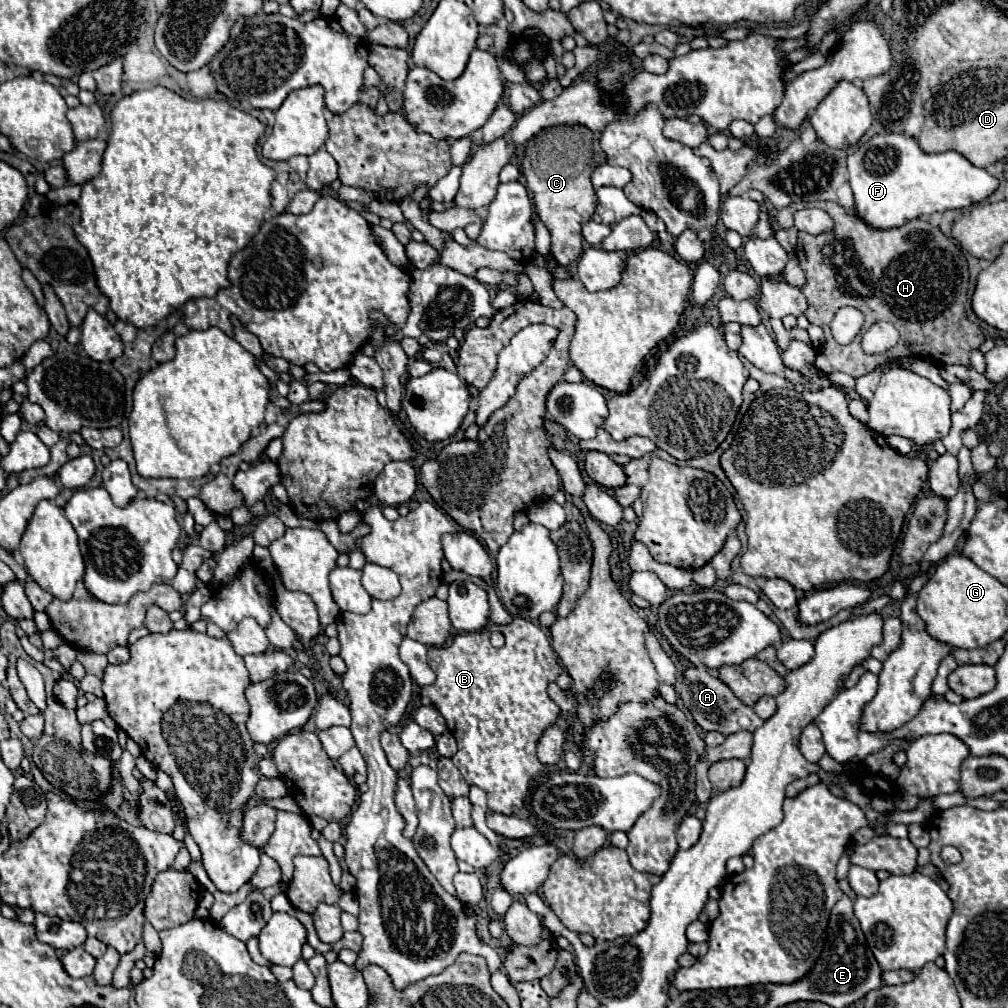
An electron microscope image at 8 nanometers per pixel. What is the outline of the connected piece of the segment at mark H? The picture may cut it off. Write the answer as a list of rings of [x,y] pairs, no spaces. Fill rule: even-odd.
[[[836,202],[790,204],[788,208],[782,208],[778,212],[778,216],[776,216],[778,224],[784,230],[792,228],[794,212],[800,210],[800,208],[822,208],[832,216],[832,220],[836,224],[834,232],[828,232],[828,234],[812,236],[812,234],[806,234],[806,232],[798,232],[798,246],[796,246],[796,256],[798,256],[800,268],[806,274],[806,284],[802,288],[802,292],[808,300],[806,318],[810,320],[810,324],[820,326],[824,330],[824,336],[826,336],[824,348],[820,348],[816,352],[816,366],[822,372],[846,372],[854,378],[860,378],[860,376],[866,376],[868,372],[872,372],[876,366],[886,364],[890,358],[900,358],[900,356],[926,358],[936,368],[944,368],[944,366],[950,366],[950,364],[970,366],[970,352],[980,348],[980,344],[984,342],[984,334],[976,324],[972,324],[966,318],[964,304],[966,304],[966,298],[968,298],[968,278],[970,276],[968,276],[966,258],[964,258],[958,244],[948,240],[940,232],[940,228],[936,228],[930,222],[920,220],[920,218],[910,220],[904,226],[892,228],[892,230],[870,228],[852,210],[844,210]],[[842,306],[858,308],[864,314],[862,330],[868,330],[878,320],[886,320],[886,322],[894,324],[900,332],[898,346],[894,346],[886,354],[868,356],[868,354],[862,352],[860,340],[854,340],[846,346],[838,344],[830,334],[830,322]]]

